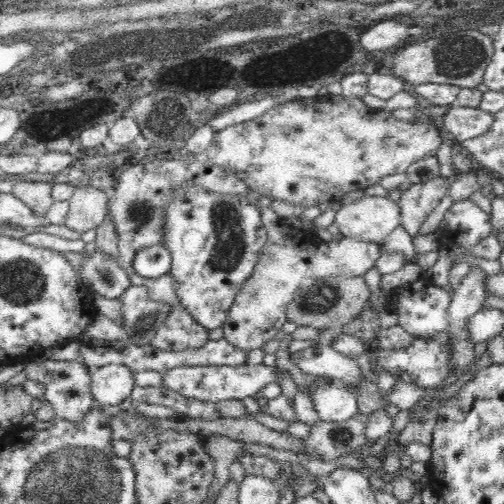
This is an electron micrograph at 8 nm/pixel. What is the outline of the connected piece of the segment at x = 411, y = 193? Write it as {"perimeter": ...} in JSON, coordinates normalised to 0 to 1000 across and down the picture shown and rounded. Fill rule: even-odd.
{"perimeter":[[[869,347],[843,363],[817,365],[808,379],[798,381],[788,405],[796,413],[794,446],[808,456],[810,466],[831,464],[829,454],[853,421],[861,421],[873,397],[889,389],[893,369],[889,355]]]}

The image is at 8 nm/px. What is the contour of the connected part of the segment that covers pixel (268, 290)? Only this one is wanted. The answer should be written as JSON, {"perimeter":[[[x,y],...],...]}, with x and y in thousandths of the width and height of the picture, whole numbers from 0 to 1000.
{"perimeter":[[[516,411],[518,437],[532,460],[532,480],[520,492],[516,516],[472,587],[464,611],[444,635],[442,669],[486,696],[520,690],[532,675],[548,667],[569,639],[569,613],[587,579],[607,558],[627,558],[645,550],[722,550],[756,512],[756,488],[742,480],[681,468],[677,462],[641,472],[603,454],[589,454],[563,433],[550,431],[536,411]]]}

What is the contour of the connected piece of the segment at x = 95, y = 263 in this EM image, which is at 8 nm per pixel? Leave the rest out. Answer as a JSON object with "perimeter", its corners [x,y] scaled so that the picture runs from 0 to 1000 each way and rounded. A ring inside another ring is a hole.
{"perimeter":[[[190,496],[183,508],[169,502],[161,534],[159,560],[165,560],[179,579],[214,595],[230,595],[262,567],[250,536],[236,518]]]}

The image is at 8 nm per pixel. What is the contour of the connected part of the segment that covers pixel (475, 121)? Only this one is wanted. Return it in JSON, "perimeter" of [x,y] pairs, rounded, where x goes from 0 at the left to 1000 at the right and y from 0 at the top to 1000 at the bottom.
{"perimeter":[[[901,212],[879,230],[881,256],[909,282],[944,274],[964,266],[980,246],[980,224],[962,222],[952,214]]]}

